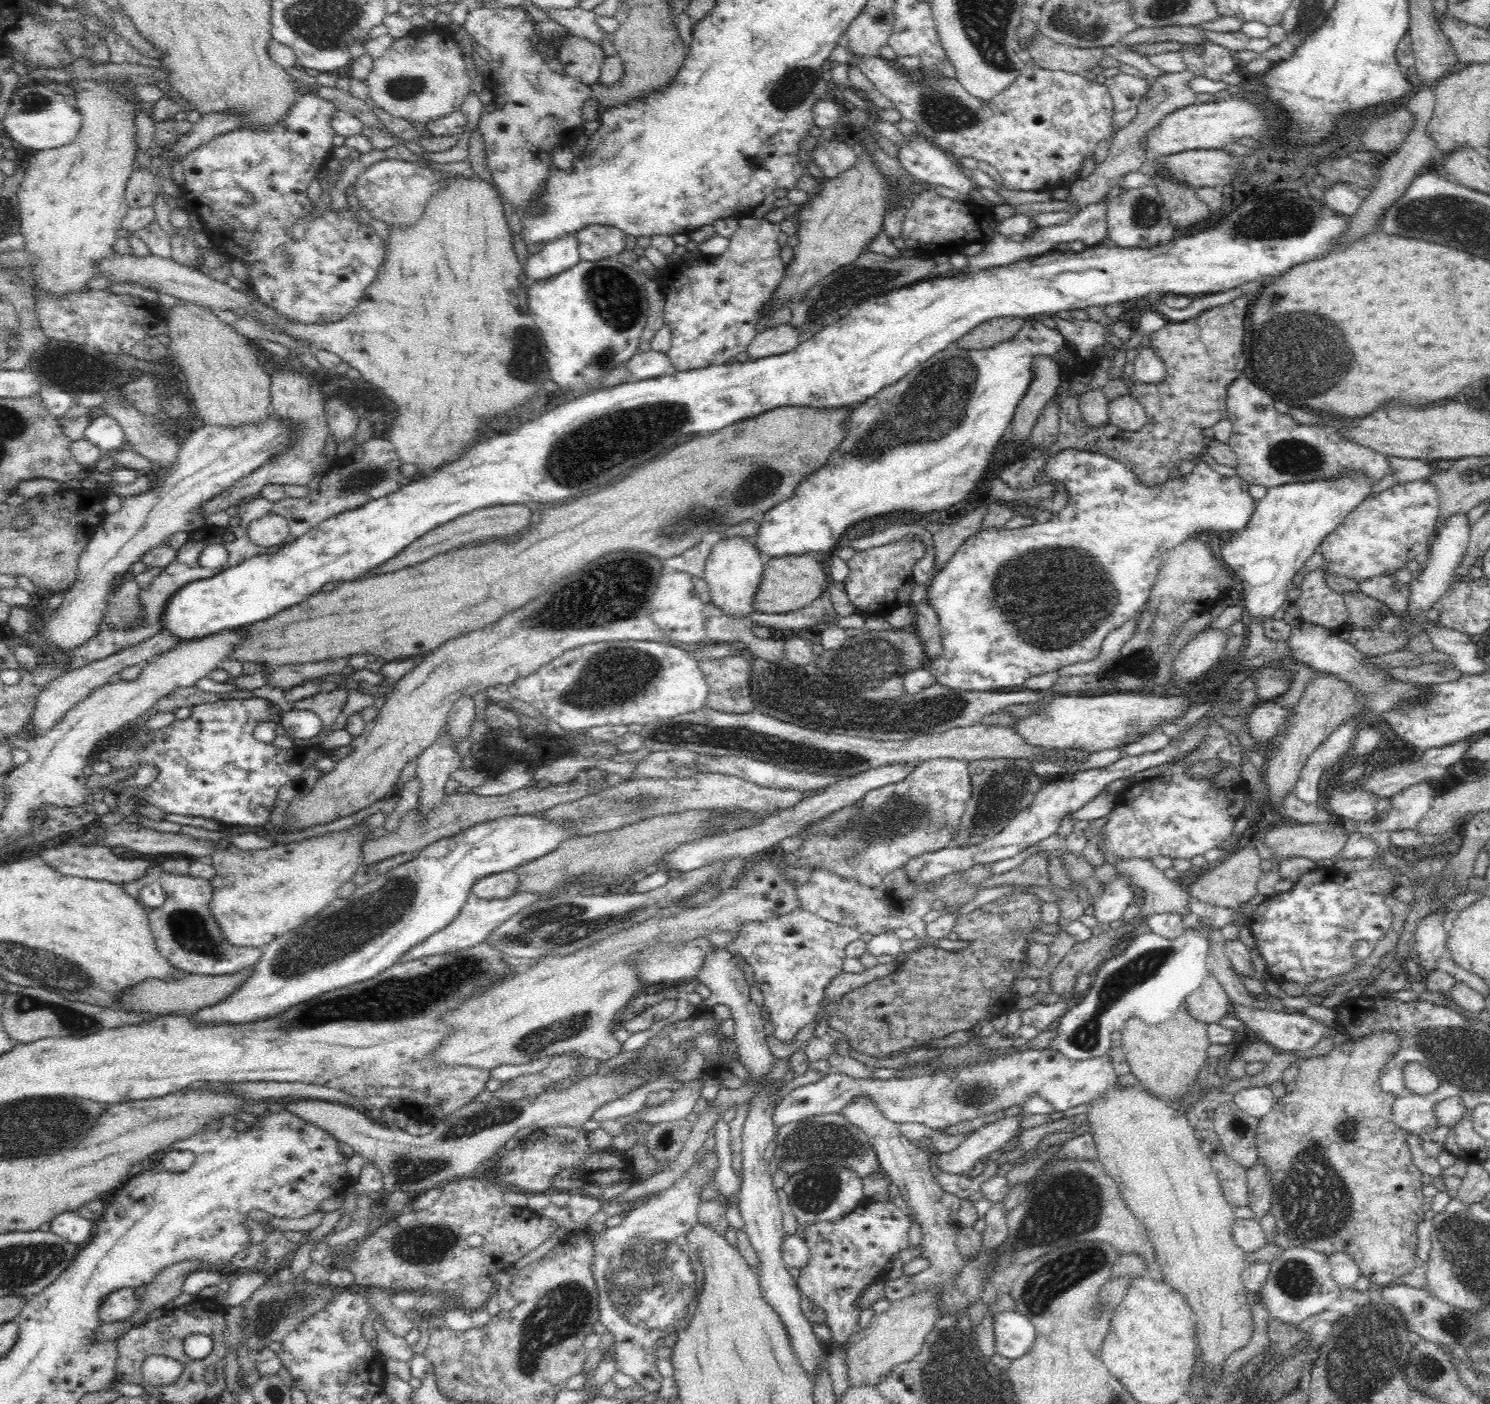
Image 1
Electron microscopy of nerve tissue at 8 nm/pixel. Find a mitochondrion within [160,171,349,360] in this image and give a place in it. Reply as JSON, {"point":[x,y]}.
{"point":[286,259]}

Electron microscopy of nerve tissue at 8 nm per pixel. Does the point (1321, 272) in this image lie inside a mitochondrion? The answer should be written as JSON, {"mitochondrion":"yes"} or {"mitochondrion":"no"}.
{"mitochondrion":"no"}

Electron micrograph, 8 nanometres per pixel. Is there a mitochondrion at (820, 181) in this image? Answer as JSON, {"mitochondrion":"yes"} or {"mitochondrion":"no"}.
{"mitochondrion":"no"}

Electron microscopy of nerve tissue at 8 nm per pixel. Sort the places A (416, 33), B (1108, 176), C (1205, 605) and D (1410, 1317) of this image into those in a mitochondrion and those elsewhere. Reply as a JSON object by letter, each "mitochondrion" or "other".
{"A":"other","B":"other","C":"other","D":"mitochondrion"}

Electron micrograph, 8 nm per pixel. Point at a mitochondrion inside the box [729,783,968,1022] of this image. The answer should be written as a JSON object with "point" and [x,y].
{"point":[893,818]}

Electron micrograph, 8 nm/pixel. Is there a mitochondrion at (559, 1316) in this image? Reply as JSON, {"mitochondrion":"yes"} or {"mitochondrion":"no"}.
{"mitochondrion":"yes"}

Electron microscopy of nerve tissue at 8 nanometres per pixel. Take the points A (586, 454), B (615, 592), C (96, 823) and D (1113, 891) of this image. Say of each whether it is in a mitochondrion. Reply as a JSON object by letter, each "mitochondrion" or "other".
{"A":"mitochondrion","B":"mitochondrion","C":"other","D":"other"}

